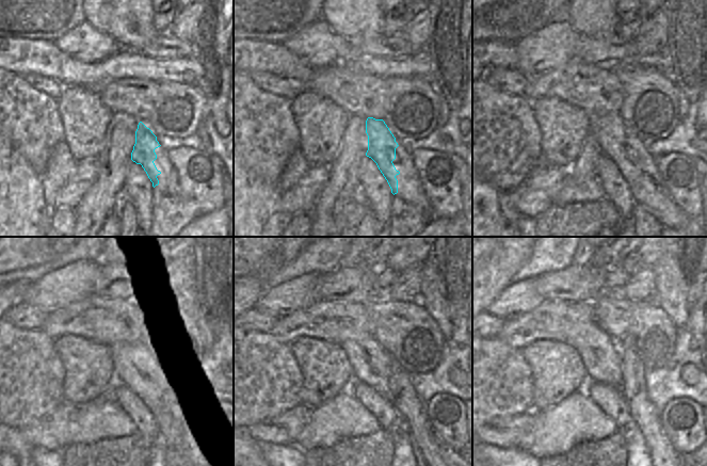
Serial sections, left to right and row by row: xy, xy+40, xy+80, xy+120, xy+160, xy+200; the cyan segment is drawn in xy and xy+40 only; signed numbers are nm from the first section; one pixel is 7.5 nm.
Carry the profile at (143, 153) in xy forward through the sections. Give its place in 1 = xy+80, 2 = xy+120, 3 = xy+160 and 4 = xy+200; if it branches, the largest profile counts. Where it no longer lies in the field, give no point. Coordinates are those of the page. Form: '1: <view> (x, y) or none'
1: xy+80 (616, 141)
2: xy+120 (132, 368)
3: xy+160 (371, 365)
4: xy+200 (601, 359)

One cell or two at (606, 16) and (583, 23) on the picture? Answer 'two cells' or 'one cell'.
one cell

